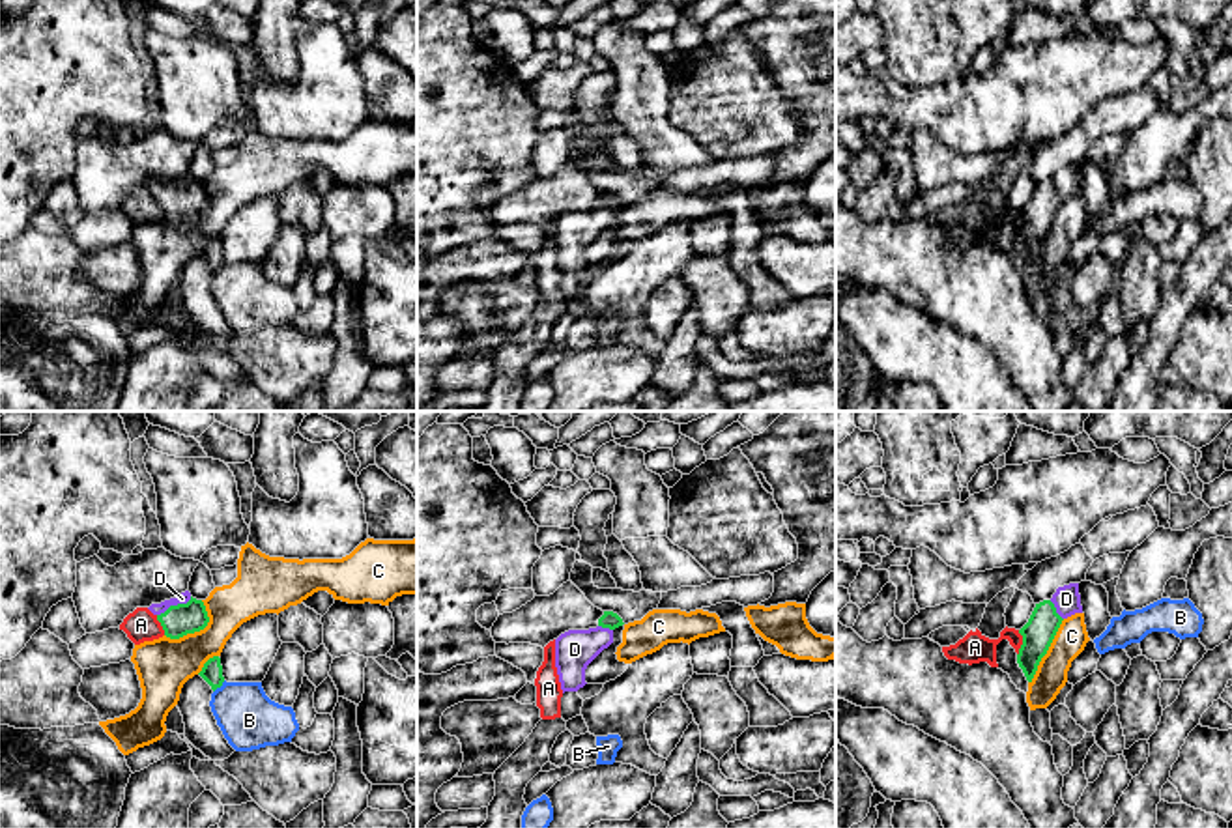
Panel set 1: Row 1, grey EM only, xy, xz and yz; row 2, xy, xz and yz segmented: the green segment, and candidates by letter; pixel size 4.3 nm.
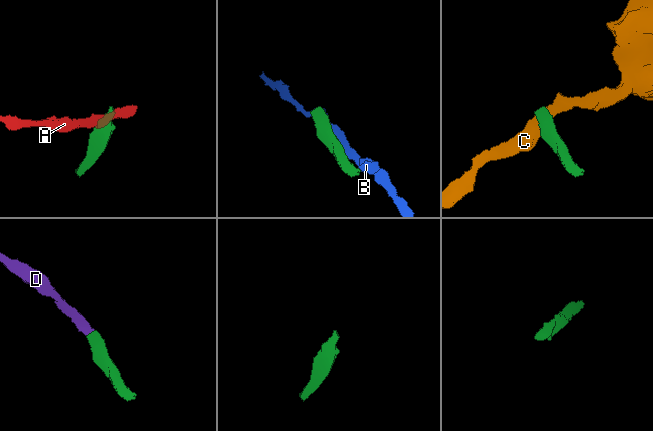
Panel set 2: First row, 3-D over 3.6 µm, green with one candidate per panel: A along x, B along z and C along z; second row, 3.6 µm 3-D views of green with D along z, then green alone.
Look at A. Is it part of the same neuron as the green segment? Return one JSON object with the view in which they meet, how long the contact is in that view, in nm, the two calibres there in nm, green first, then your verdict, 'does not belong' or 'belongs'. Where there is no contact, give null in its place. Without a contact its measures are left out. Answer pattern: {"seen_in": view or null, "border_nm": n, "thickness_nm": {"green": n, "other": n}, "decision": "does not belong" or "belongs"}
{"seen_in": "yz", "border_nm": 110, "thickness_nm": {"green": 140, "other": 130}, "decision": "does not belong"}

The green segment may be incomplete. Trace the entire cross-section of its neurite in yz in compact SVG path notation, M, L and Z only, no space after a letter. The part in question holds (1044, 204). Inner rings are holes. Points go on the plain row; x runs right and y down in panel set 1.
M1079 164L1058 168L1051 181L1036 185L1028 204L1019 211L1023 226L1017 245L1032 264L1064 200L1082 194Z

